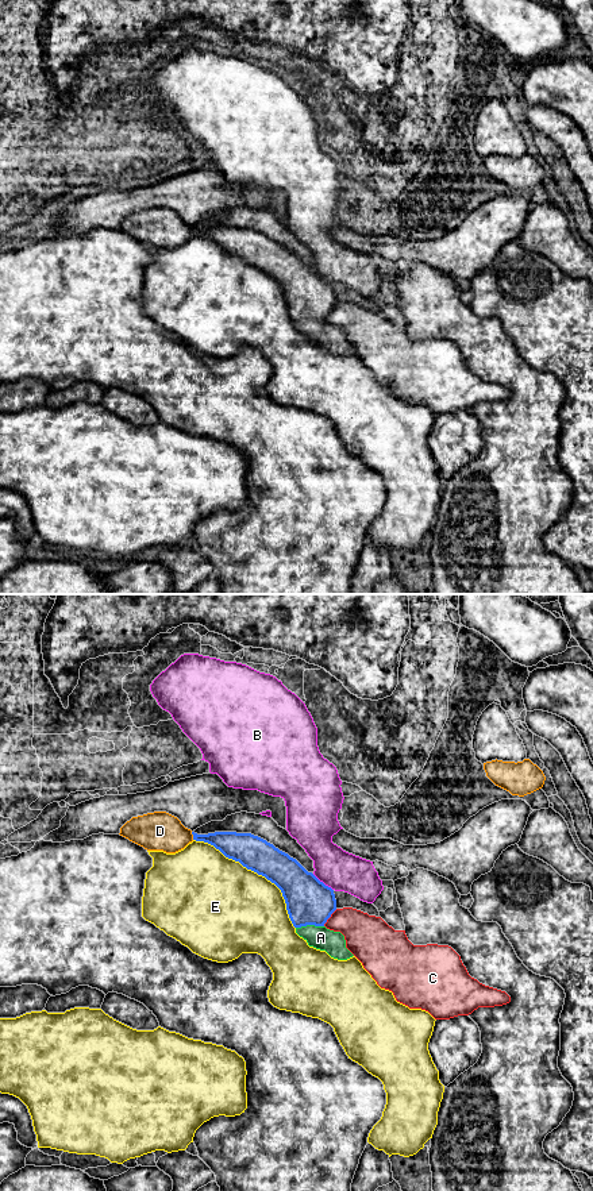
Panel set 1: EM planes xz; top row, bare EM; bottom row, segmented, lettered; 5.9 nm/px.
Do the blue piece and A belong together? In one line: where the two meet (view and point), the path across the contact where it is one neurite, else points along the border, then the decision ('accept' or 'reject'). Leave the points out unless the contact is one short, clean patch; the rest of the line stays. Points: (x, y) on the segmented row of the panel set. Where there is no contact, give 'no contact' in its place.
contact xz (310, 924); way xz (308, 901), (310, 924), (320, 937); accept

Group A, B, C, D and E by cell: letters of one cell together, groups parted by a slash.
A / B / C / D / E

